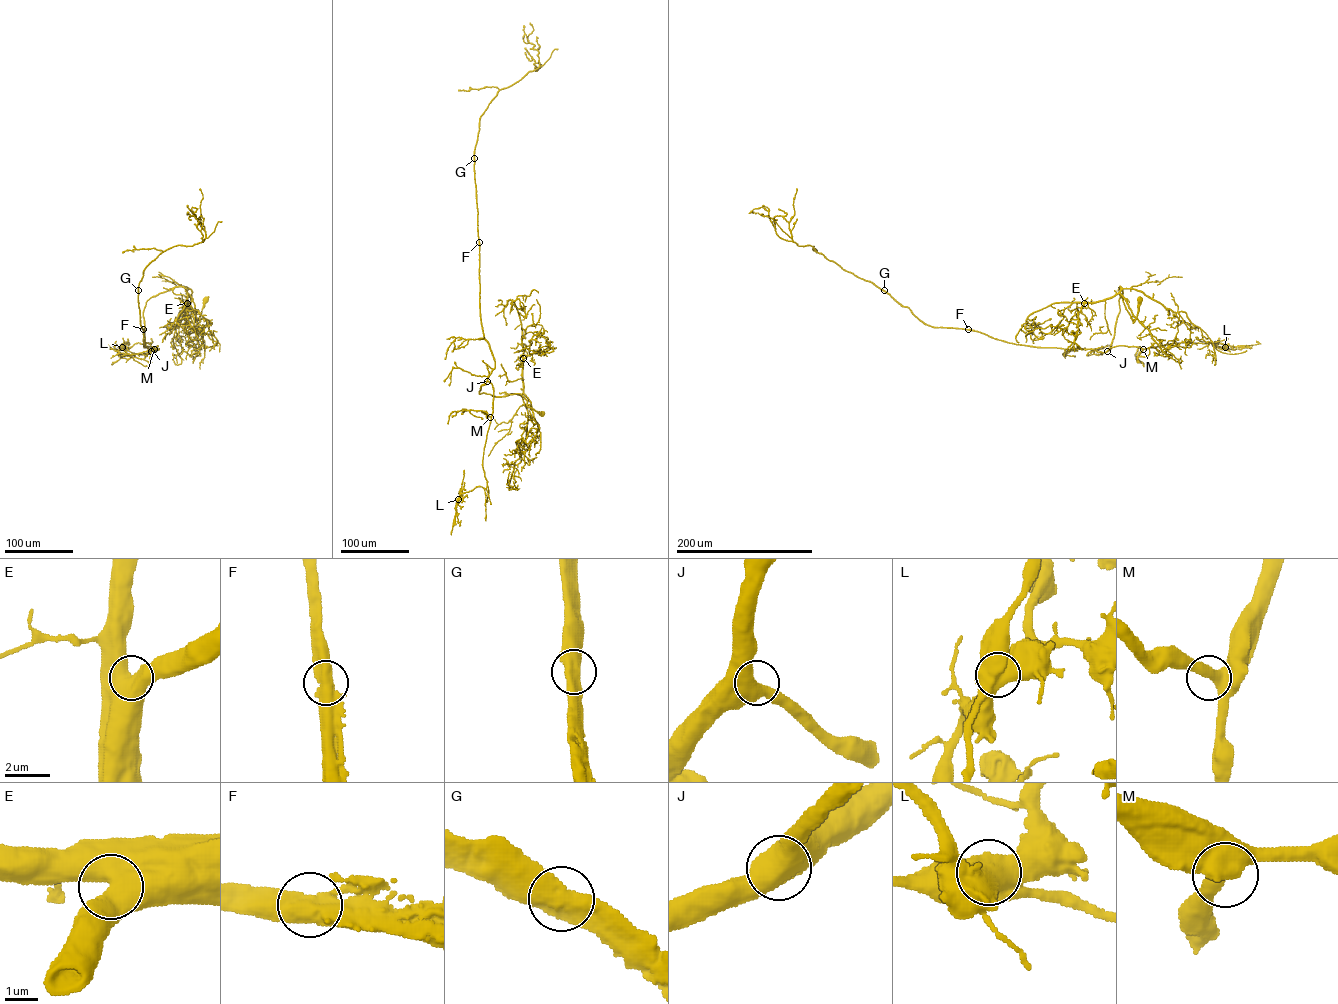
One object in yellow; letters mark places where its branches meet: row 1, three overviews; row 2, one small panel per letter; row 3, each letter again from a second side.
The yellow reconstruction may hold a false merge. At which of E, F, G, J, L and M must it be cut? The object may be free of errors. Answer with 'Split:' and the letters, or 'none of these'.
Split: L

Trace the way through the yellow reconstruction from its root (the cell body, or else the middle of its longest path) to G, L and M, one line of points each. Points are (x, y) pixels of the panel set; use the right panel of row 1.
G: (1139, 299), (1133, 323), (1120, 288), (1114, 337), (1101, 352), (1018, 345), (977, 331), (931, 327), (884, 290)
L: (1139, 299), (1133, 323), (1120, 288), (1119, 312), (1107, 350), (1120, 345), (1146, 349), (1184, 343), (1225, 347)
M: (1139, 299), (1133, 323), (1119, 295), (1120, 288), (1119, 312), (1111, 347), (1107, 350), (1120, 345), (1143, 349)

